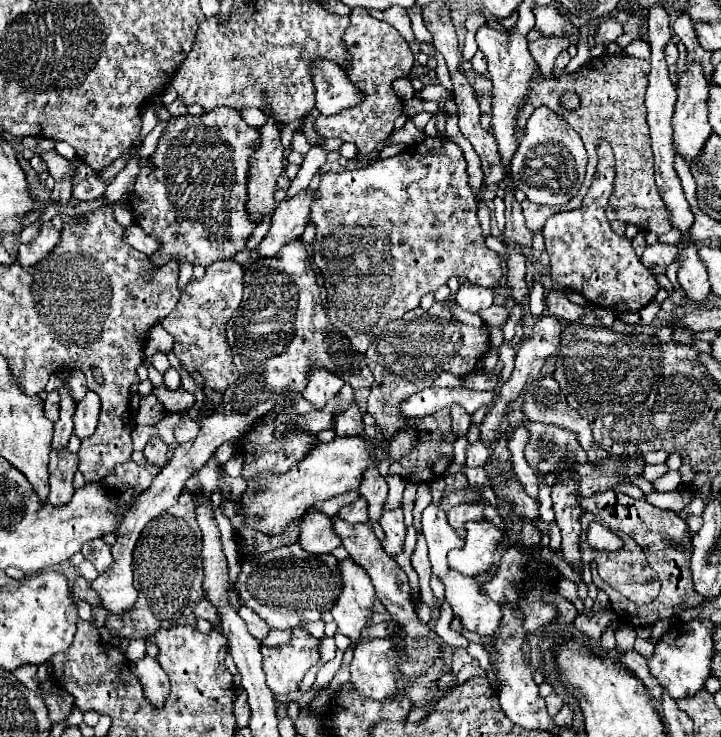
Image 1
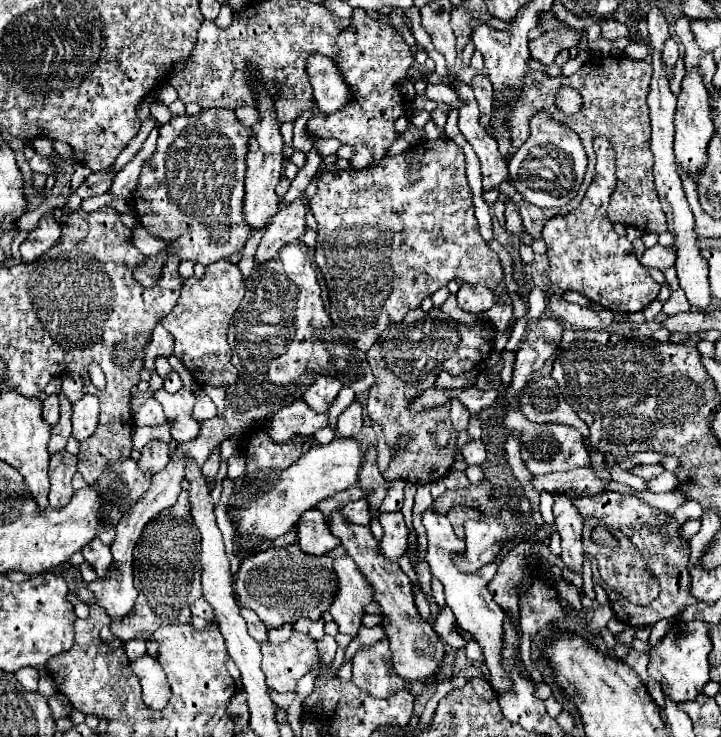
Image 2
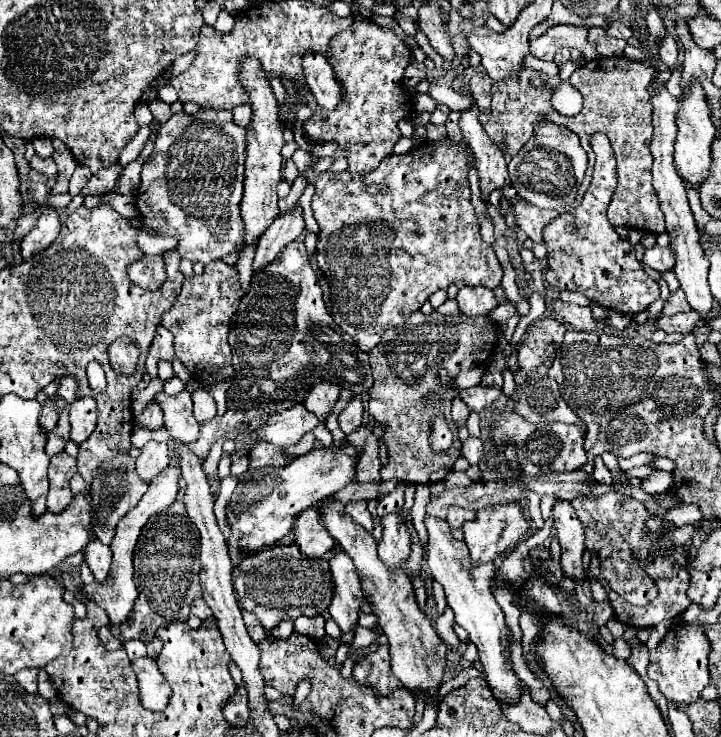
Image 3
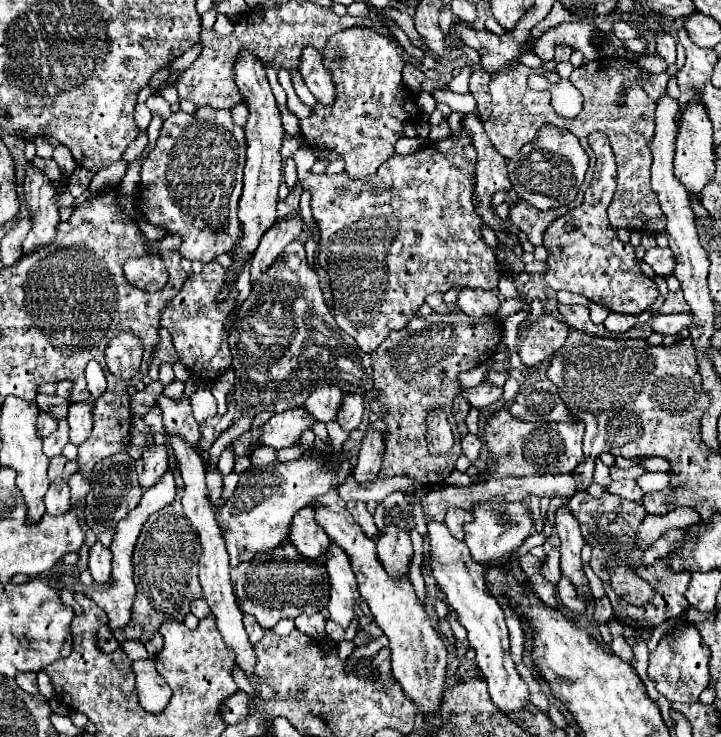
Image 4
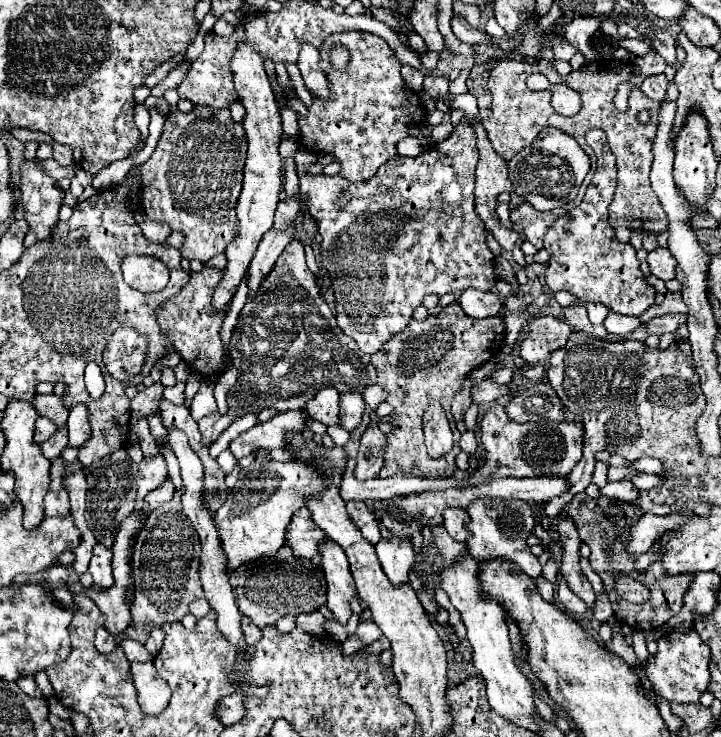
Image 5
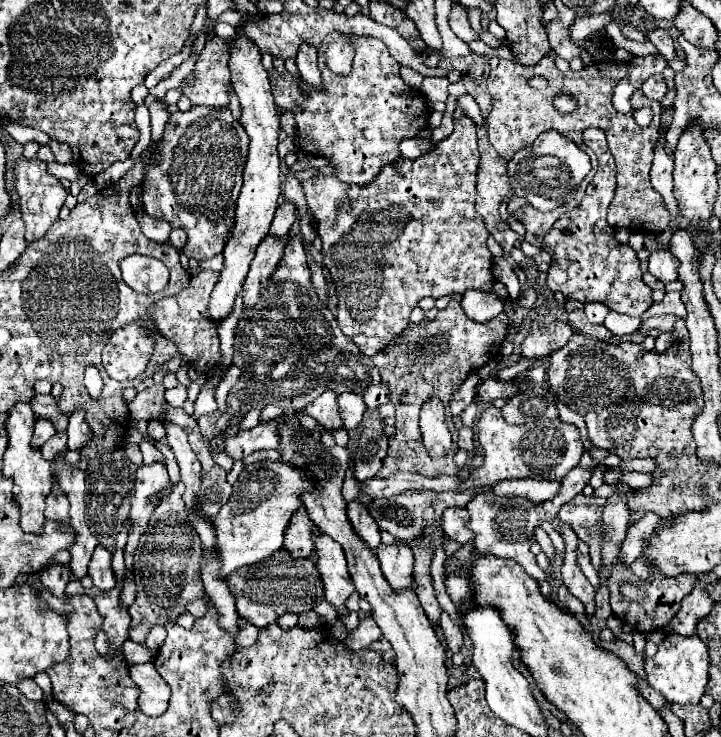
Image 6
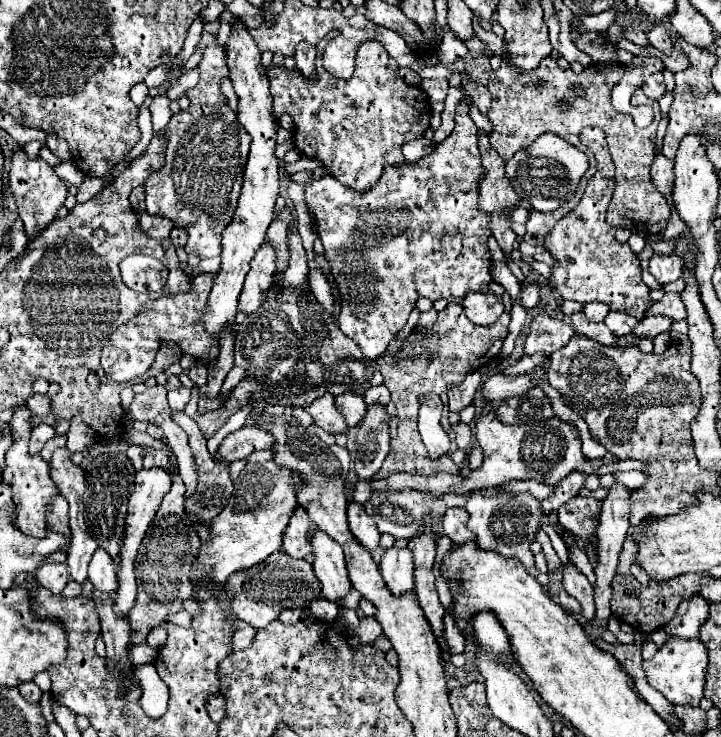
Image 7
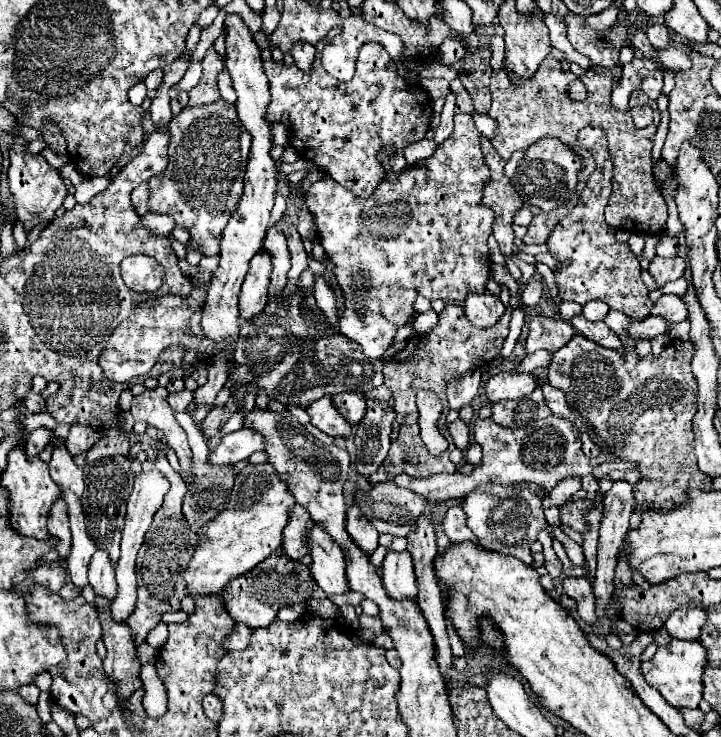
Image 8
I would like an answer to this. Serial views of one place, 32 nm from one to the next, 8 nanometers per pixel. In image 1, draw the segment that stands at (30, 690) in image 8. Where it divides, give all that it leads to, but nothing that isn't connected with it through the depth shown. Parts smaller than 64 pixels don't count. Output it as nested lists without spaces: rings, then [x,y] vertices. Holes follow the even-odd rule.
[[[22,666],[20,670],[16,668],[14,672],[12,672],[26,688],[30,688],[30,690],[36,690],[38,688],[38,680],[36,680],[36,666]]]

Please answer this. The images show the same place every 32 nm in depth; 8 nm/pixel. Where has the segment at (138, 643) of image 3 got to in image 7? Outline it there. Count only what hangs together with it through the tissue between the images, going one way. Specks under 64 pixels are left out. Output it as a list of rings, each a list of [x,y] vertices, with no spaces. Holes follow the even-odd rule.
[[[142,644],[142,646],[132,646],[130,648],[130,658],[132,658],[132,662],[136,664],[136,666],[140,666],[140,664],[148,664],[148,662],[154,662],[156,660],[156,650],[154,648],[150,648],[148,644]]]

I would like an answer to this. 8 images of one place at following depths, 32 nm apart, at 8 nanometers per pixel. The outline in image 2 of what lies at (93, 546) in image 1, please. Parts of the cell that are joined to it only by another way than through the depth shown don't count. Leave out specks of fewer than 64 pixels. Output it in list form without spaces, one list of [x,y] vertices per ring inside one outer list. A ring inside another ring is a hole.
[[[100,538],[88,542],[82,548],[82,554],[84,554],[86,562],[92,566],[92,570],[96,572],[98,578],[104,578],[108,574],[108,568],[112,564],[112,552],[110,552],[110,546],[100,542]]]

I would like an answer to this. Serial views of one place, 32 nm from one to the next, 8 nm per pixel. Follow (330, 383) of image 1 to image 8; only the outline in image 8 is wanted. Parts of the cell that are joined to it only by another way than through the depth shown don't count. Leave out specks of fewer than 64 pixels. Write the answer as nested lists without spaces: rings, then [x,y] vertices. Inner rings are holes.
[[[324,396],[322,400],[316,400],[316,404],[310,404],[306,408],[306,412],[310,414],[312,424],[332,438],[348,438],[352,434],[352,426],[334,408],[330,396]]]

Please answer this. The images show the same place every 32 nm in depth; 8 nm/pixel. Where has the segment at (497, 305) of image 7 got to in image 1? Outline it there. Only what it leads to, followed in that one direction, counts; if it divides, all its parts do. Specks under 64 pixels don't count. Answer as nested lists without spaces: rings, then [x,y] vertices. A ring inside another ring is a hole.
[[[470,282],[460,284],[460,290],[456,294],[456,304],[468,312],[480,312],[484,308],[490,308],[492,302],[494,302],[494,290]]]

